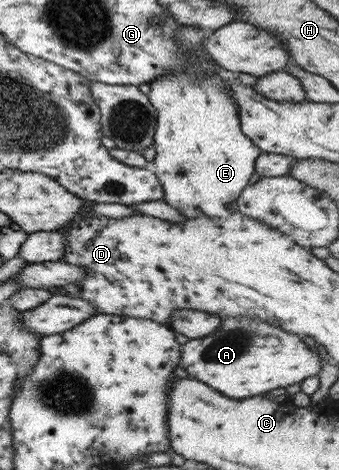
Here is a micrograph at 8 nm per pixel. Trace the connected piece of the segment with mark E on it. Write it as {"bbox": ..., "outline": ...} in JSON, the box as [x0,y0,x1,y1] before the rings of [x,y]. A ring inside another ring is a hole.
{"bbox":[147,74,261,210],"outline":[[[166,74],[166,76],[160,76],[158,80],[150,81],[148,88],[147,99],[157,112],[156,126],[152,137],[155,155],[149,167],[160,183],[163,193],[161,200],[171,208],[197,208],[199,210],[200,206],[210,204],[210,202],[228,204],[228,202],[232,202],[236,198],[238,199],[240,192],[246,187],[248,179],[252,176],[252,172],[254,172],[254,161],[261,153],[261,150],[242,134],[238,118],[238,108],[236,108],[234,100],[230,98],[230,94],[228,94],[228,90],[224,86],[224,80],[218,74],[200,74],[200,78],[196,78],[194,74]]]}

